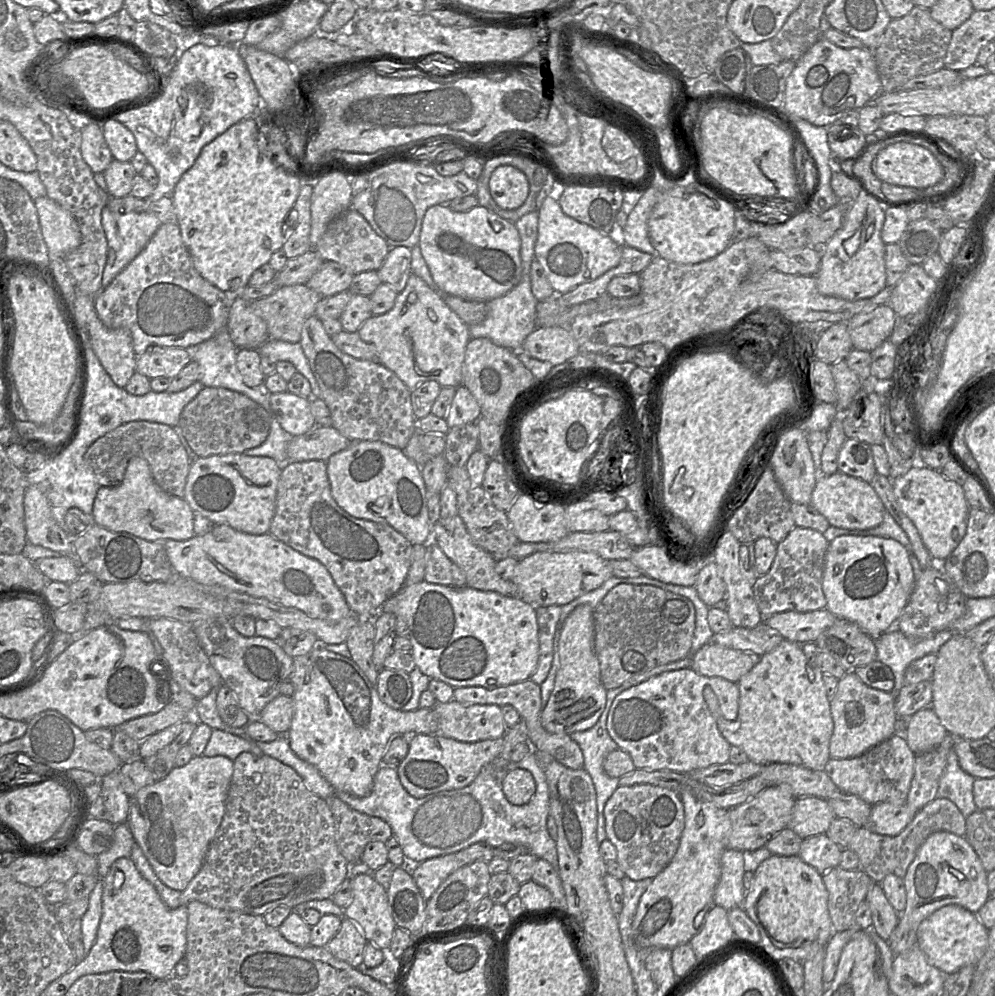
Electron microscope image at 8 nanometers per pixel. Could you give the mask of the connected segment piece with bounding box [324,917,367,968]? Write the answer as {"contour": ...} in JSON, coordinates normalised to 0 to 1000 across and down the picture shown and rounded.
{"contour":[[[345,921],[341,935],[326,951],[336,961],[354,971],[364,972],[368,947],[361,931],[354,924]]]}

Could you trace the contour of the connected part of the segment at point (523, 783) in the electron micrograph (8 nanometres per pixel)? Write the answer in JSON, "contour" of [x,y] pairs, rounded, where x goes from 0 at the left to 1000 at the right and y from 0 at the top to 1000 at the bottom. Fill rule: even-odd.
{"contour":[[[526,771],[512,774],[504,784],[509,802],[516,808],[530,807],[539,795],[535,776]]]}

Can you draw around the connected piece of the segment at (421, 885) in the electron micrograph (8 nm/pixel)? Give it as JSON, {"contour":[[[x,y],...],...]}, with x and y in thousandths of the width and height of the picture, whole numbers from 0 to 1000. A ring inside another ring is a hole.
{"contour":[[[458,856],[436,860],[417,868],[414,881],[425,902],[429,905],[442,888],[465,866]]]}

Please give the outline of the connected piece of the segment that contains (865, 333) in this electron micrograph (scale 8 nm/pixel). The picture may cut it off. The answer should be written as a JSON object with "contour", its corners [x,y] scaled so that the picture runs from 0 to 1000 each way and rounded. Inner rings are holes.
{"contour":[[[887,305],[869,314],[863,314],[851,323],[857,349],[875,353],[892,341],[901,322],[901,314],[893,305]]]}

